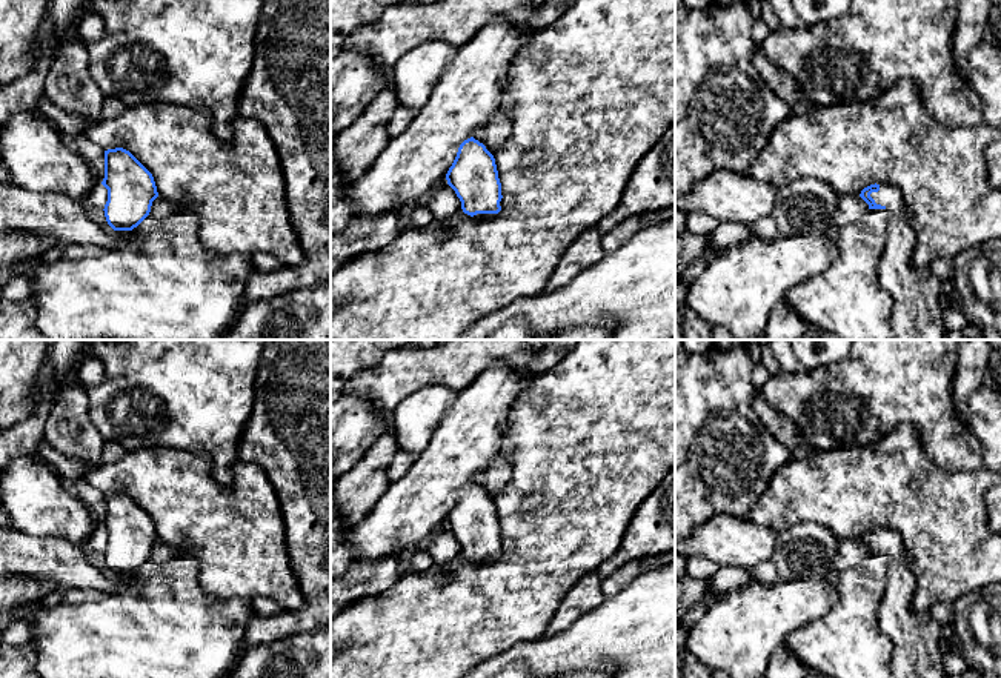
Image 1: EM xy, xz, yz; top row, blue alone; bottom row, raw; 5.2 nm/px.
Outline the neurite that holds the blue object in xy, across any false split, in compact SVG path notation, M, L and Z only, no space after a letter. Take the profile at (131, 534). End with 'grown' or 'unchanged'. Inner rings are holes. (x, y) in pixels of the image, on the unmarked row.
M123 492L105 495L101 529L108 533L105 561L114 575L137 572L158 541L152 518Z | unchanged

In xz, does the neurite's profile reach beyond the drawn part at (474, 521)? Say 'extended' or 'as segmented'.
extended

